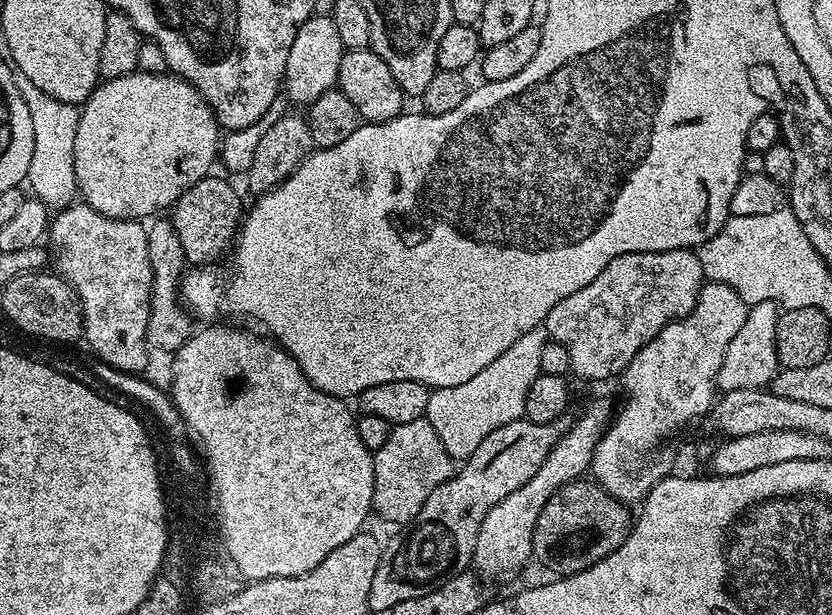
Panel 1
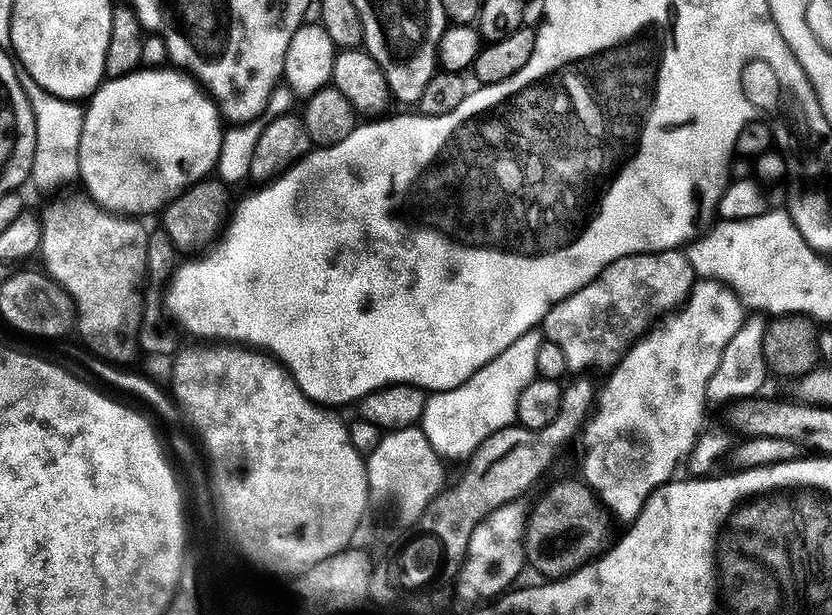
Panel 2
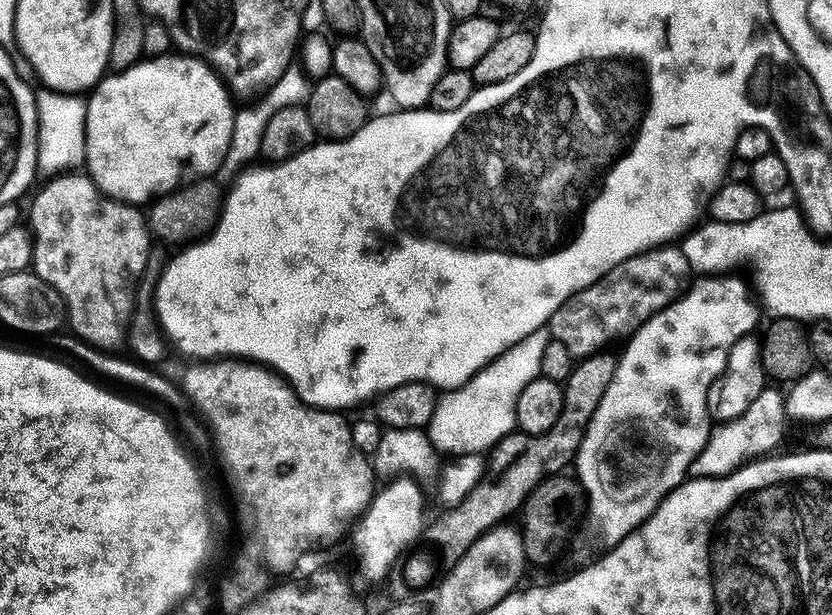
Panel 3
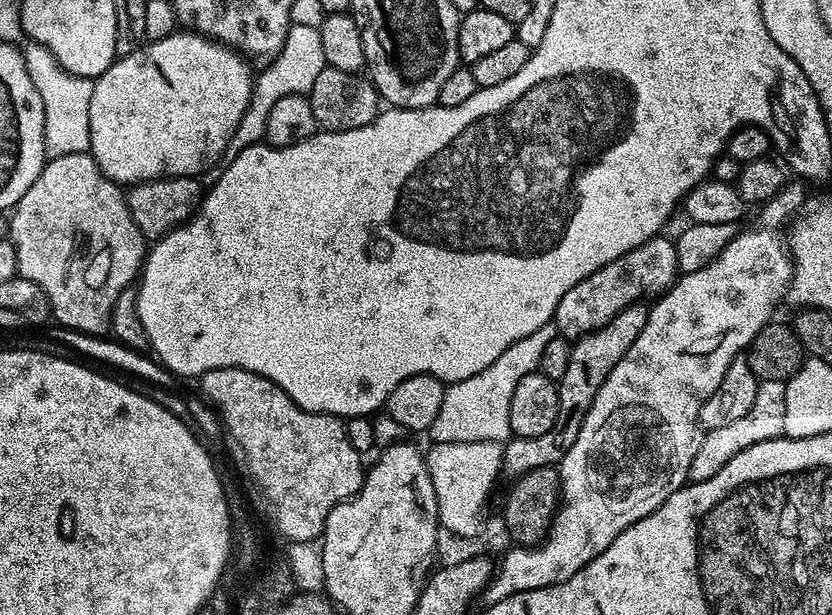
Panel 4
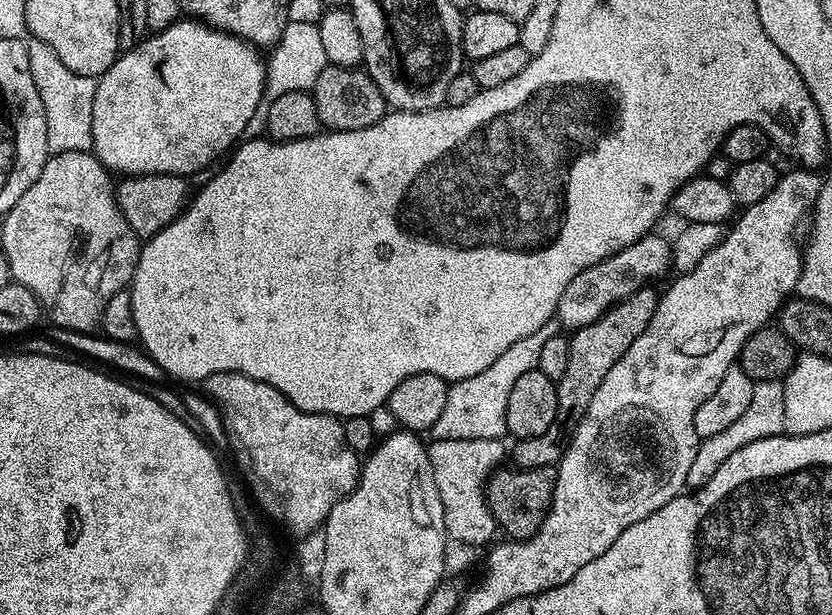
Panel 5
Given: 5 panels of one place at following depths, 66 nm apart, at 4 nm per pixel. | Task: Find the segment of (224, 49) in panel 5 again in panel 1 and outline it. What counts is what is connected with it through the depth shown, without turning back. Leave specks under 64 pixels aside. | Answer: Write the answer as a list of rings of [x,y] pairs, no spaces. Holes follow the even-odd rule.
[[[136,72],[130,76],[123,76],[122,78],[118,78],[117,80],[106,80],[103,81],[99,86],[93,88],[91,96],[88,97],[87,100],[84,101],[82,107],[80,108],[80,121],[78,122],[78,138],[74,138],[74,166],[72,167],[72,176],[74,177],[75,187],[78,189],[79,195],[80,192],[82,195],[83,203],[89,204],[91,208],[94,210],[98,210],[104,216],[109,216],[110,218],[114,218],[115,220],[140,220],[141,218],[145,218],[144,216],[152,216],[155,217],[157,214],[155,212],[160,212],[163,210],[171,209],[172,205],[175,204],[176,199],[181,196],[187,188],[190,186],[194,186],[198,181],[204,179],[205,176],[209,175],[213,171],[212,163],[217,163],[218,160],[218,136],[216,138],[216,132],[218,133],[218,125],[216,123],[216,117],[212,115],[211,108],[208,107],[207,104],[204,103],[204,99],[200,97],[200,93],[196,91],[195,88],[192,87],[191,84],[187,84],[185,80],[181,80],[172,74],[165,74],[162,76],[151,76],[150,74],[146,74],[145,72]]]

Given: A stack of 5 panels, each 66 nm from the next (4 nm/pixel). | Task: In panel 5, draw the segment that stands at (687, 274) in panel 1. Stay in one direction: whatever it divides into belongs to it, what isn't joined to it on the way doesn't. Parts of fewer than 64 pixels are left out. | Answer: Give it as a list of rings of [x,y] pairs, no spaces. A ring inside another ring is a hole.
[[[649,234],[638,238],[613,256],[608,256],[602,262],[582,270],[582,274],[574,274],[574,278],[570,278],[570,286],[562,290],[562,298],[556,307],[556,316],[561,325],[565,329],[575,330],[593,324],[613,304],[625,300],[630,294],[645,287],[655,276],[669,271],[672,263],[671,243],[656,235]]]

